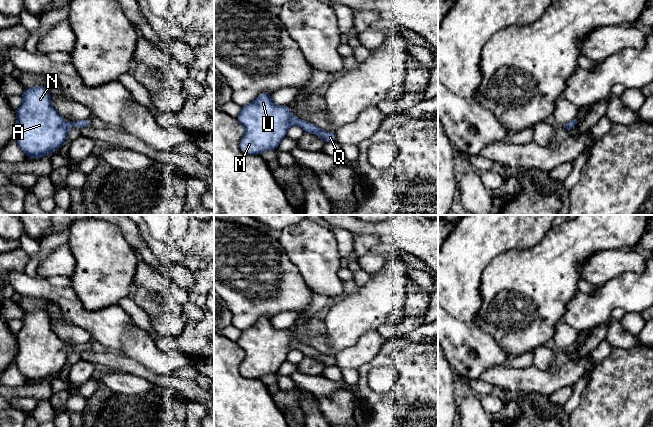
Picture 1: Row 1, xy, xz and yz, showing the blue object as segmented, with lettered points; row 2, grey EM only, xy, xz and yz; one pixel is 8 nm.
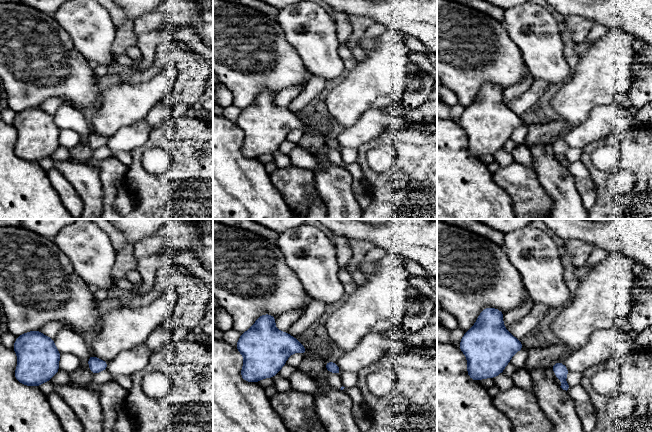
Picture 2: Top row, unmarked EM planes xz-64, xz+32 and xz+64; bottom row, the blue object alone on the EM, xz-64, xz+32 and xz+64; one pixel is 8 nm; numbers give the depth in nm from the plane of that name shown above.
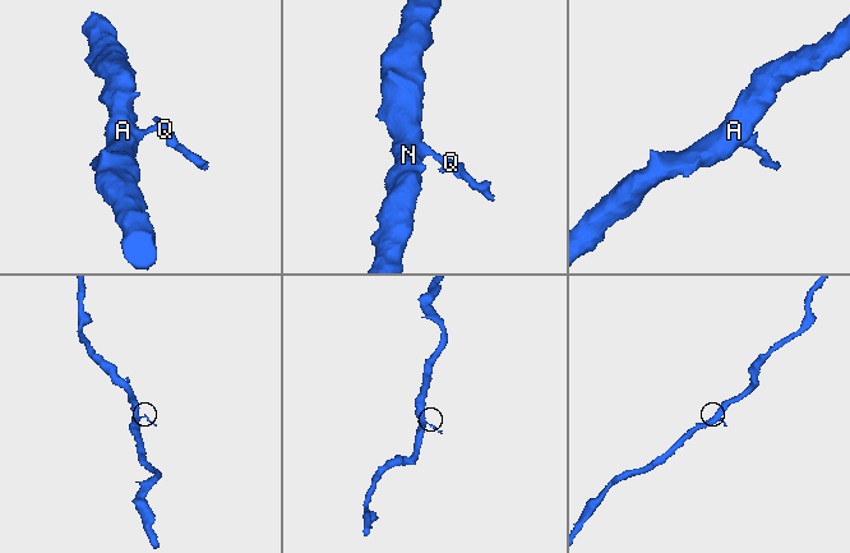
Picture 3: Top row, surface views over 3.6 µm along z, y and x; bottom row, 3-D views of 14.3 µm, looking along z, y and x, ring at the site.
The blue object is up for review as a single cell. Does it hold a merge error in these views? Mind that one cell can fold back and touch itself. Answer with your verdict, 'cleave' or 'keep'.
keep

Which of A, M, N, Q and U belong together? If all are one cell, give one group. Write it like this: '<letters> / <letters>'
A M N Q U

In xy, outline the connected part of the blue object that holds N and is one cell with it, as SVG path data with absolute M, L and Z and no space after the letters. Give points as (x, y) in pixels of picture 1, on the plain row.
M35 310L33 312L25 312L22 319L23 326L21 330L16 335L17 340L17 355L15 358L15 363L18 366L22 375L27 379L27 382L39 382L54 376L56 373L60 372L67 362L69 354L76 350L79 353L83 351L91 350L91 342L84 344L74 345L72 348L67 346L53 331L51 327L51 319L45 310Z

